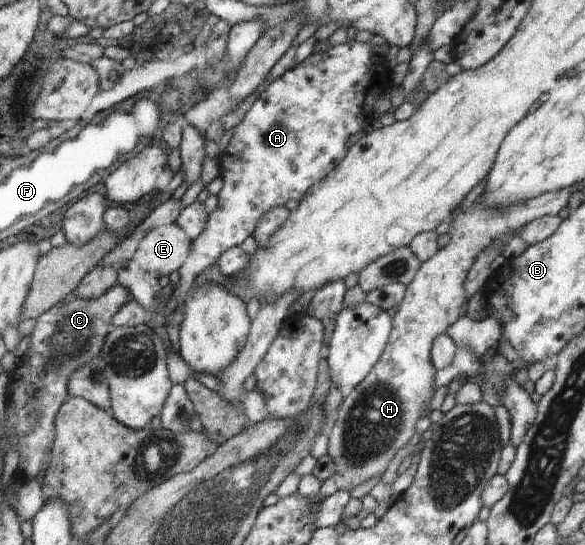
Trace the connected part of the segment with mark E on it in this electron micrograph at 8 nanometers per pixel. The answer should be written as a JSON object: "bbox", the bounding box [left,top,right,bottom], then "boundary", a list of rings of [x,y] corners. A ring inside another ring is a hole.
{"bbox":[134,222,191,278],"boundary":[[[175,222],[149,230],[141,240],[134,260],[155,278],[171,275],[186,262],[191,239]]]}

